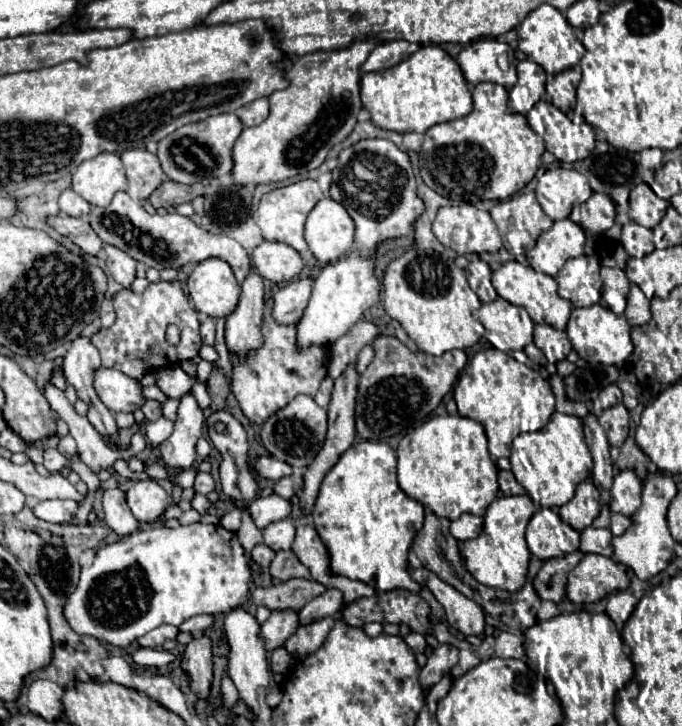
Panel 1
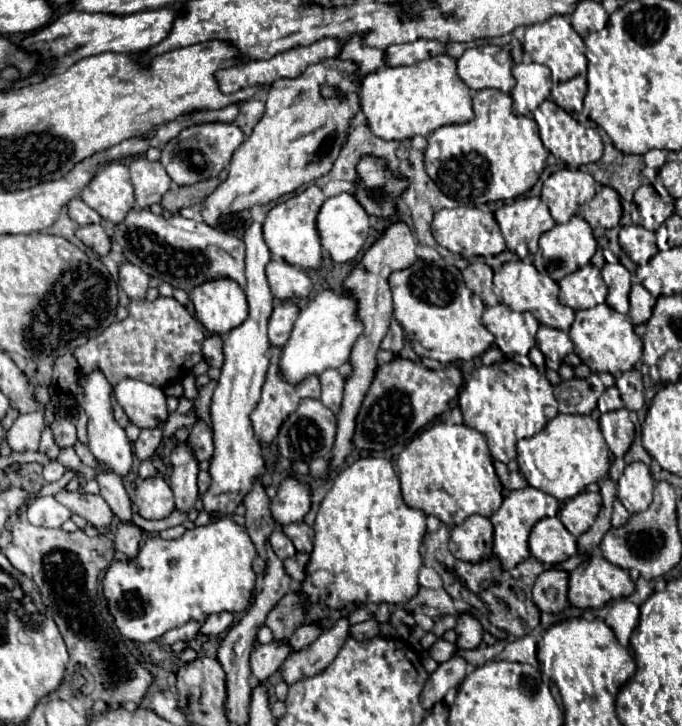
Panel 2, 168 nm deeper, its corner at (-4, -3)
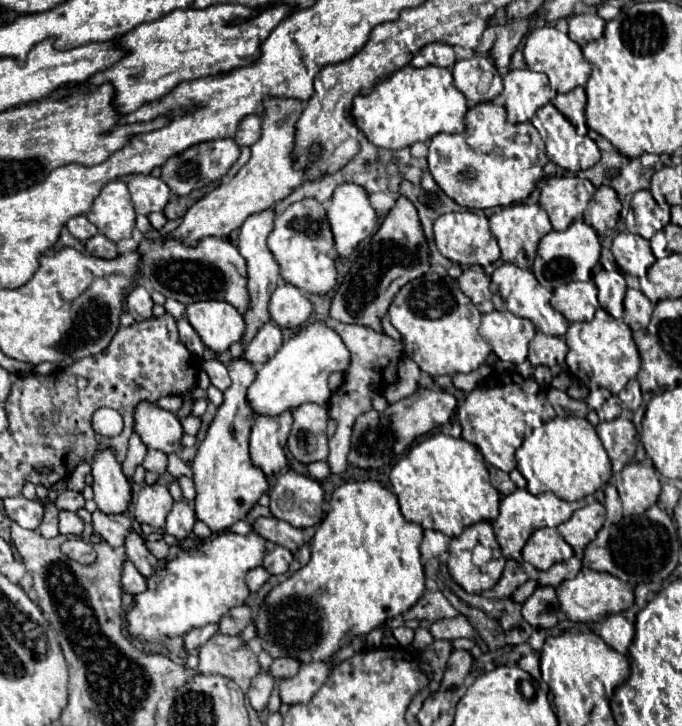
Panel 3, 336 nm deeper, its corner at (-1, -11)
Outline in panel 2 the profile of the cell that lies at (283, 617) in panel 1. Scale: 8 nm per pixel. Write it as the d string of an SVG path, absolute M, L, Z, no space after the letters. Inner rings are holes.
M272 640L268 644L254 644L250 654L250 670L256 680L266 682L292 652L288 640Z

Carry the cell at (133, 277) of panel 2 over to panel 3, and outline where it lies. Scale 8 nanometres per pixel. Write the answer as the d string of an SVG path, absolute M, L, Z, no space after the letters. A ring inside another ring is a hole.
M137 286L129 296L127 296L127 312L139 322L139 320L149 320L153 316L153 300L149 292L143 286Z

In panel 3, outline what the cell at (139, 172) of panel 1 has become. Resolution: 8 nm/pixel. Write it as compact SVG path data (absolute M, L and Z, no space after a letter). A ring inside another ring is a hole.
M135 174L127 182L127 188L131 192L137 214L145 214L145 216L151 212L163 212L171 196L167 184L161 178L145 176L145 174Z

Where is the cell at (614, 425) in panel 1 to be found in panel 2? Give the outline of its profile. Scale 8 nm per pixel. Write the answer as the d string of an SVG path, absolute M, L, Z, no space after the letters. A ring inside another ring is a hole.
M626 408L606 412L600 416L600 430L604 434L604 440L610 448L610 452L620 458L628 452L632 440L634 440L634 424L630 420L630 412Z

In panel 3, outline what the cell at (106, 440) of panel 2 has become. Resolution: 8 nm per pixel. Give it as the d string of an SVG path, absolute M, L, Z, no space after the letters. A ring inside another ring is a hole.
M113 450L97 452L93 464L93 492L103 514L123 514L131 502L131 484L125 478Z

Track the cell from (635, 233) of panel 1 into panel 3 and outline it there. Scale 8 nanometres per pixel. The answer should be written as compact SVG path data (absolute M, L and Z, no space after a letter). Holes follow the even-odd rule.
M619 232L613 238L611 252L613 252L615 262L621 268L621 272L639 276L639 278L645 276L649 266L653 266L653 262L655 262L649 240L629 234L629 232Z

